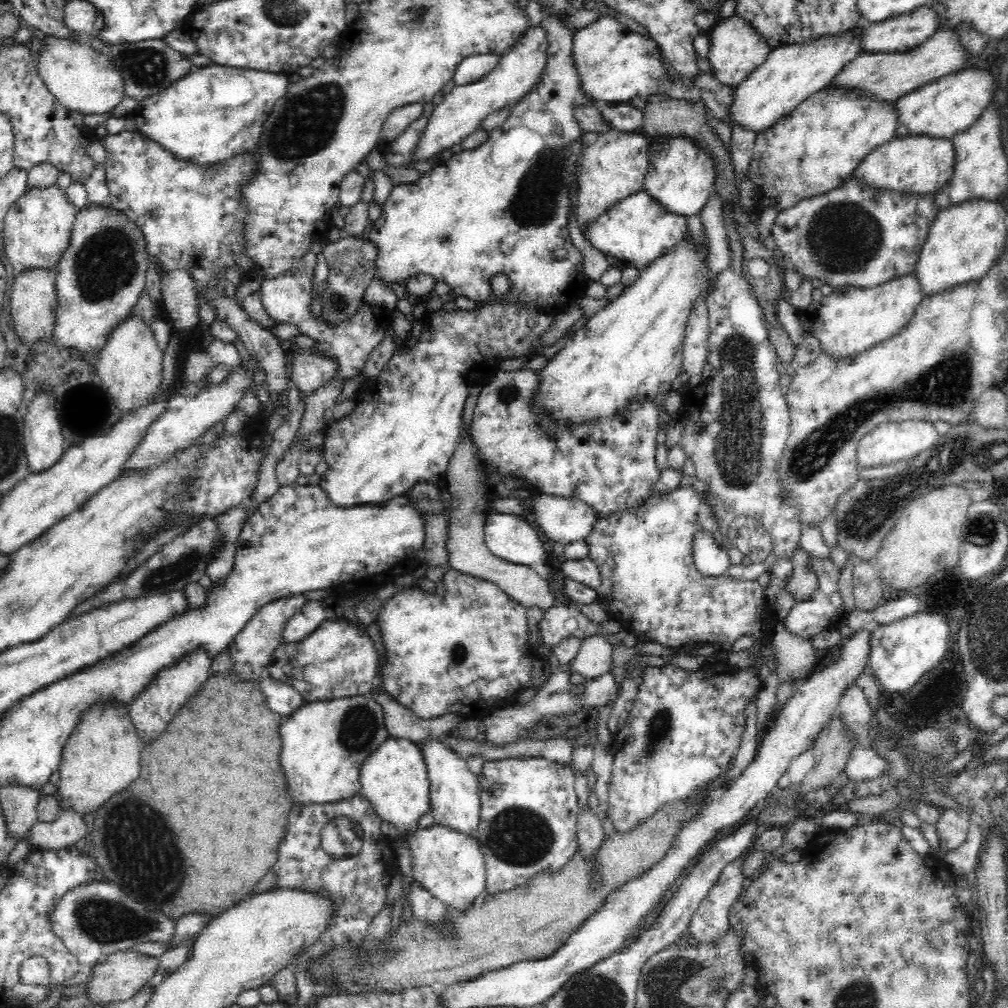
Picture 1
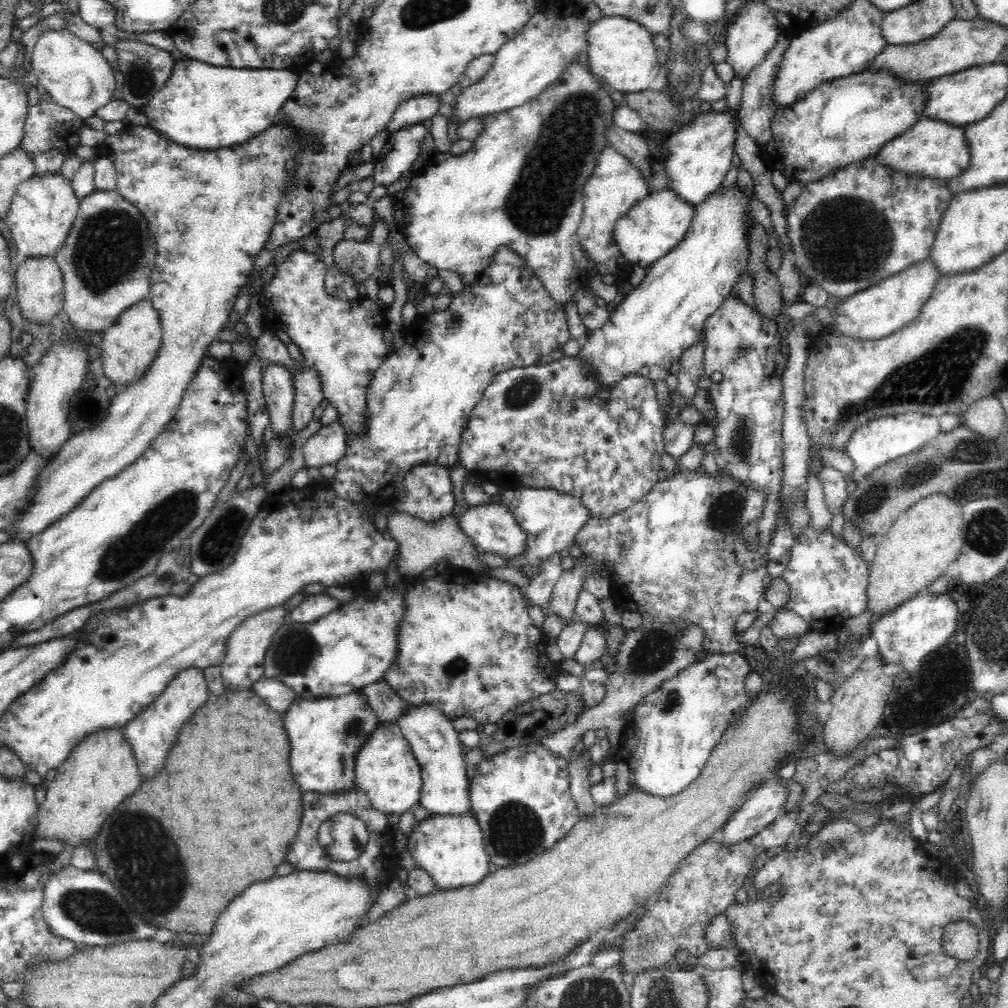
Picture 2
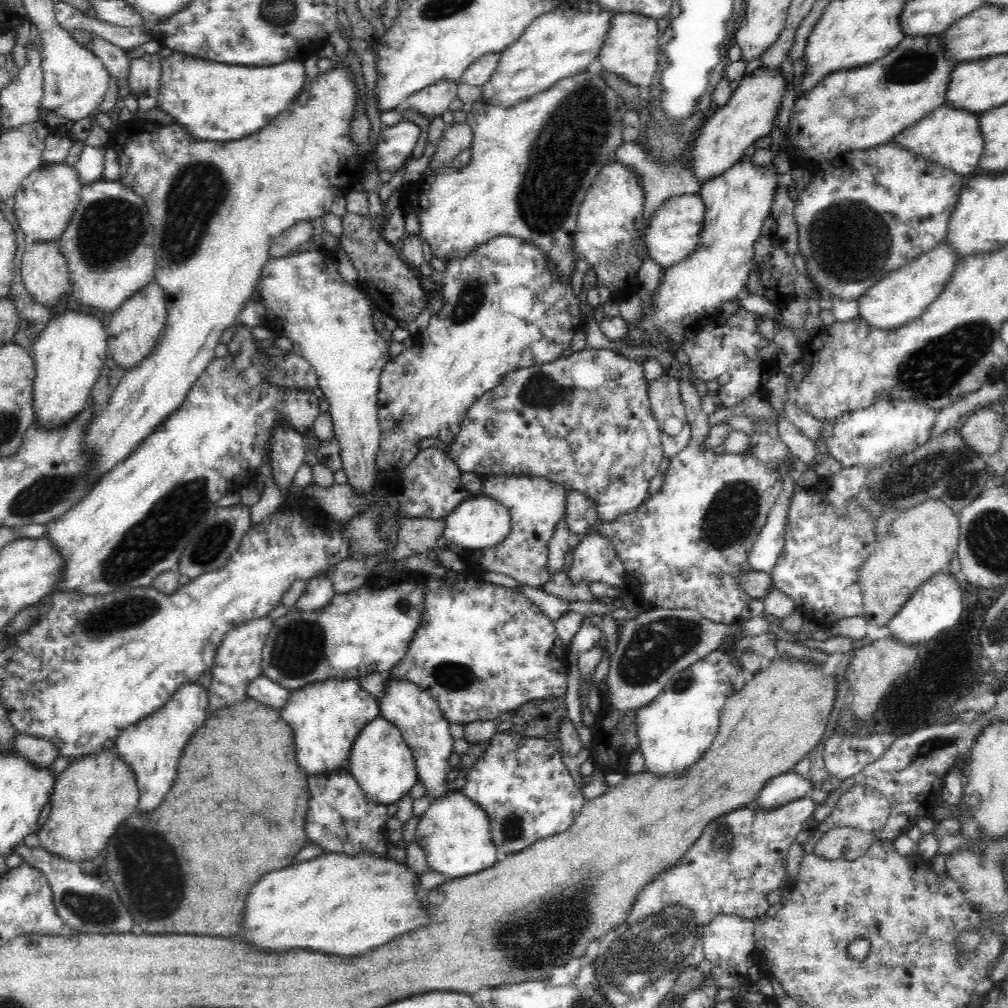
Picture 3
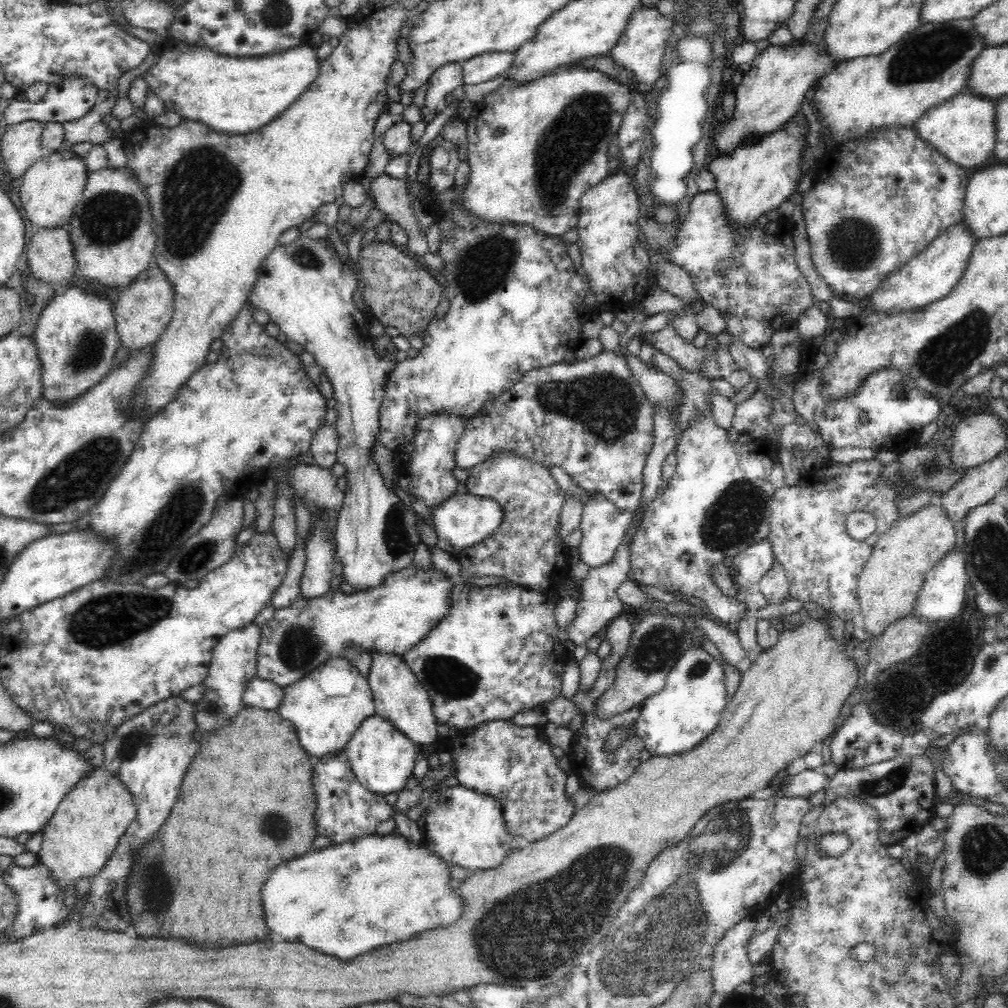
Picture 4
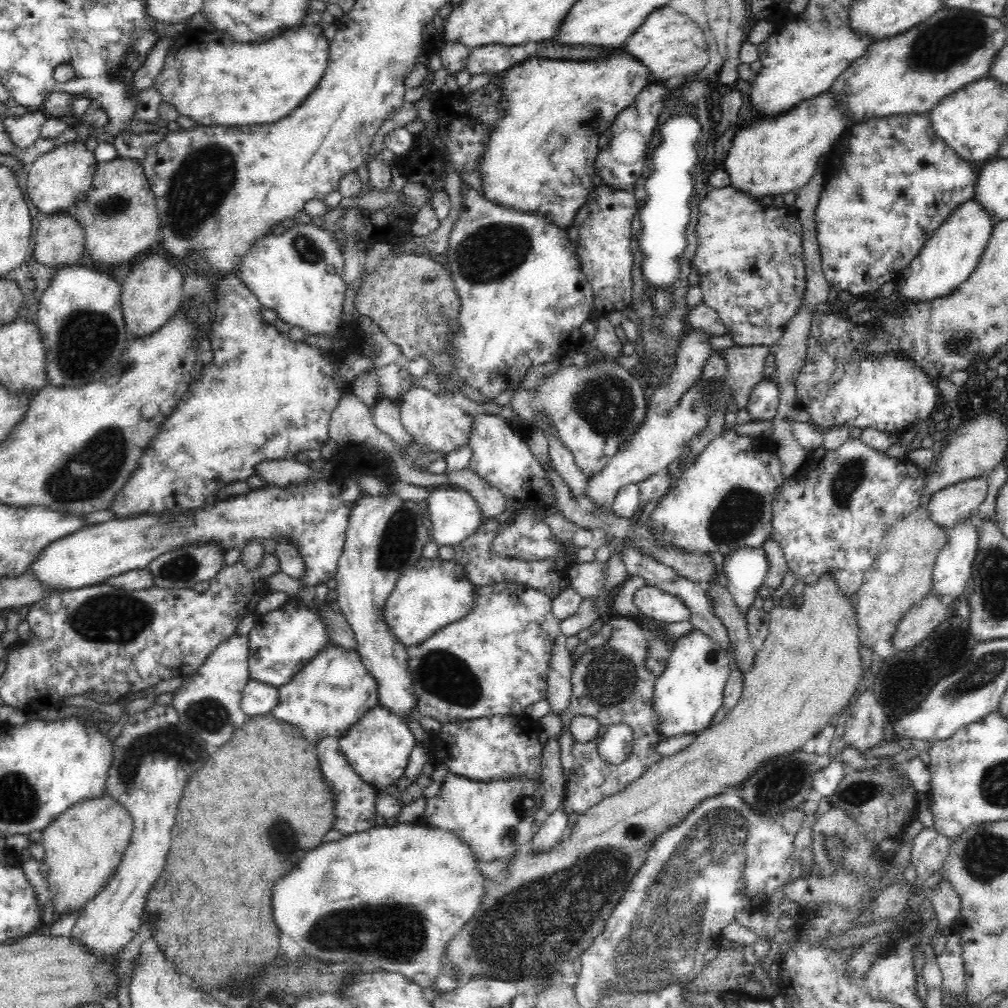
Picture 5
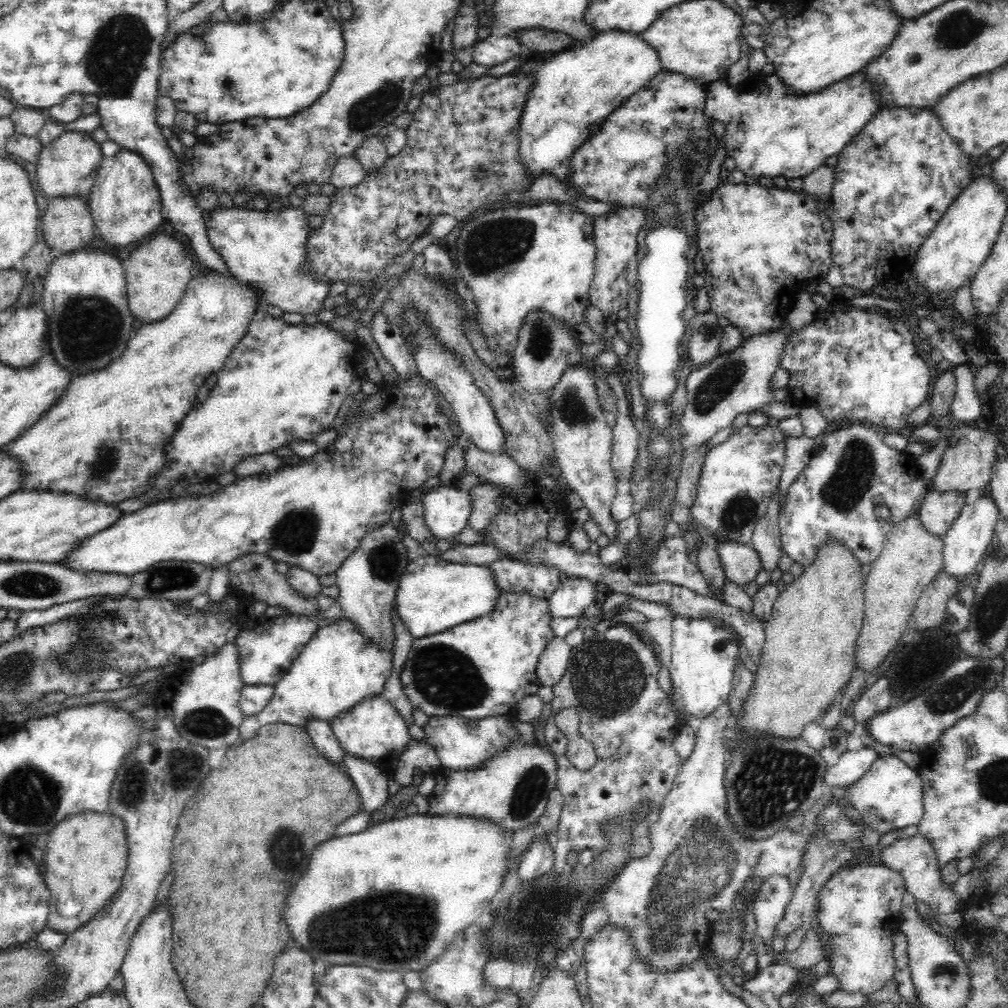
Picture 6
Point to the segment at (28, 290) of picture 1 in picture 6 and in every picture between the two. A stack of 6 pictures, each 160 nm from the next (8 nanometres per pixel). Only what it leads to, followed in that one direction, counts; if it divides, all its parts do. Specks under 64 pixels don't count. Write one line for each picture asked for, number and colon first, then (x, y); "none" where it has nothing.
2: (39, 282)
3: (45, 273)
4: (51, 259)
5: (60, 239)
6: (68, 226)

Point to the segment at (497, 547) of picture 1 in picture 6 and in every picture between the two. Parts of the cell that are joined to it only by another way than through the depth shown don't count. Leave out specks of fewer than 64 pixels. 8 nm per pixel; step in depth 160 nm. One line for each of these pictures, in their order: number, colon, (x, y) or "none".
2: (493, 528)
3: (479, 522)
4: (461, 520)
5: (452, 514)
6: (446, 509)

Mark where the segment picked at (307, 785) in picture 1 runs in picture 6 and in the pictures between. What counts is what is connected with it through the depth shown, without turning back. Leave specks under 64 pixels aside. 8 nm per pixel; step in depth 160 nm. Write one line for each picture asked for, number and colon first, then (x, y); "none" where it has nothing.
2: (326, 734)
3: (327, 716)
4: (326, 706)
5: (334, 690)
6: (339, 666)

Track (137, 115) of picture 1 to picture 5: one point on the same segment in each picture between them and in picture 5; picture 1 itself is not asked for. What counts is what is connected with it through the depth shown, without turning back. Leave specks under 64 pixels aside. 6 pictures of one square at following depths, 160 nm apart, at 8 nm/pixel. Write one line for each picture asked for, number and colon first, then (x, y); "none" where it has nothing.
2: (203, 106)
3: (214, 101)
4: (225, 93)
5: (216, 82)

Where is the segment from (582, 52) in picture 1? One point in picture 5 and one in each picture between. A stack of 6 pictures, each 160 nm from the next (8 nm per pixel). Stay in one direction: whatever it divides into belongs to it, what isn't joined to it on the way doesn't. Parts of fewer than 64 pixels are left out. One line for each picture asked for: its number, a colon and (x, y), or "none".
2: (620, 50)
3: (631, 51)
4: (641, 49)
5: (670, 44)

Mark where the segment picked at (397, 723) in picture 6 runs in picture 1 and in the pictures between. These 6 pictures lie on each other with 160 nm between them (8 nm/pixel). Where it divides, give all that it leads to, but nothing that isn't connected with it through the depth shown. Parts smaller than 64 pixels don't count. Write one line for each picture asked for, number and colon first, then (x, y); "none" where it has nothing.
1: (393, 779)
2: (386, 771)
3: (383, 765)
4: (382, 758)
5: (378, 746)

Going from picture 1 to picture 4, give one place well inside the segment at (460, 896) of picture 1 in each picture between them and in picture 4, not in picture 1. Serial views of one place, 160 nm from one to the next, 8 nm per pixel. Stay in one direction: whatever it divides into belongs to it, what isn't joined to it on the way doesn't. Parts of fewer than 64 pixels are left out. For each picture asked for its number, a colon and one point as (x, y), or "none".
2: (450, 848)
3: (454, 832)
4: (465, 829)

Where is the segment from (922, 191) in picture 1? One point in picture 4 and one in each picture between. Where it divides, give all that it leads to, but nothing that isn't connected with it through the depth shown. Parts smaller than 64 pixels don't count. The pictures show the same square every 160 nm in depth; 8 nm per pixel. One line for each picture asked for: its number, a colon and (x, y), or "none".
2: (930, 149)
3: (949, 136)
4: (962, 128)

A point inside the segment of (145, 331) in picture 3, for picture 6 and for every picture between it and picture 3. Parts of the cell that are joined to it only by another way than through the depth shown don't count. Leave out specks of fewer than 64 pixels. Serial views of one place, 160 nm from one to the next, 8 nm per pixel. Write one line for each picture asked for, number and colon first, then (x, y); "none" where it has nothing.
4: (144, 309)
5: (151, 293)
6: (158, 273)

